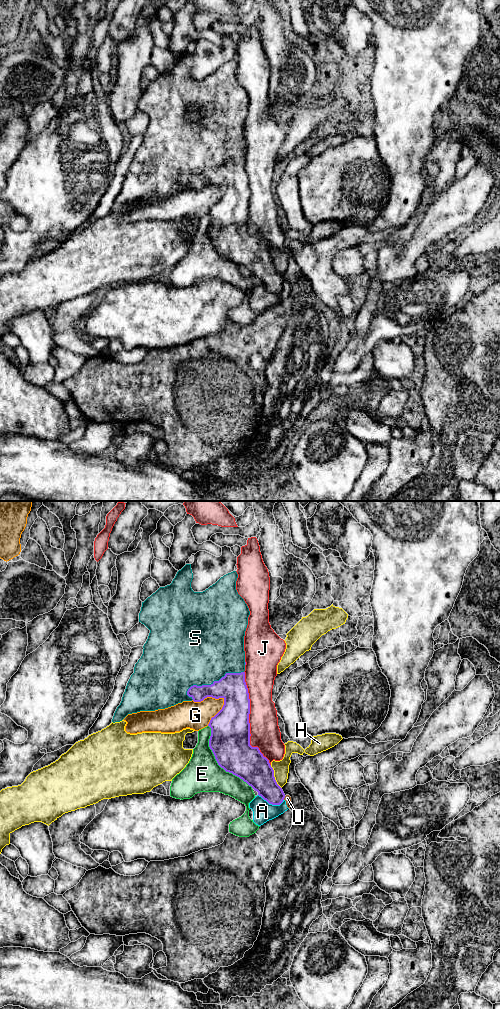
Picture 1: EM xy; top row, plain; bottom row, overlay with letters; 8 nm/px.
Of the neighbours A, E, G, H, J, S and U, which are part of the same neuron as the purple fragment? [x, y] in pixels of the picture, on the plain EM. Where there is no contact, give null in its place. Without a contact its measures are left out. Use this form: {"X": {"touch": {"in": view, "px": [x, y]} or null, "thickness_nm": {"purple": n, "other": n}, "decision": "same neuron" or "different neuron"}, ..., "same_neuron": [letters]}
{"A": {"touch": {"in": "xy", "px": [271, 291]}, "thickness_nm": {"purple": 220, "other": 160}, "decision": "different neuron"}, "E": {"touch": {"in": "xy", "px": [217, 250]}, "thickness_nm": {"purple": 320, "other": 280}, "decision": "different neuron"}, "G": {"touch": {"in": "xy", "px": [219, 199]}, "thickness_nm": {"purple": 320, "other": 220}, "decision": "different neuron"}, "H": {"touch": {"in": "xy", "px": [274, 265]}, "thickness_nm": {"purple": 280, "other": 130}, "decision": "different neuron"}, "J": {"touch": {"in": "xy", "px": [248, 208]}, "thickness_nm": {"purple": 320, "other": 240}, "decision": "different neuron"}, "S": {"touch": {"in": "xy", "px": [214, 169]}, "thickness_nm": {"purple": 220, "other": 500}, "decision": "same neuron"}, "U": {"touch": {"in": "xy", "px": [284, 285]}, "thickness_nm": {"purple": 220, "other": 50}, "decision": "different neuron"}, "same_neuron": ["S"]}

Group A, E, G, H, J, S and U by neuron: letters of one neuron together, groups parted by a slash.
A U / E / G / H / J / S

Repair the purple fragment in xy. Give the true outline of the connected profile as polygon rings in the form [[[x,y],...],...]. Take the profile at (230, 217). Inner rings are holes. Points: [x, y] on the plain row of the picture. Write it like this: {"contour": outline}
{"contour": [[[186,52],[177,60],[170,73],[160,75],[142,90],[139,110],[144,112],[150,121],[143,134],[143,142],[135,152],[134,161],[127,171],[122,189],[114,201],[112,210],[120,210],[128,202],[165,197],[183,189],[201,190],[207,185],[223,186],[222,197],[211,206],[208,212],[211,216],[209,235],[218,253],[226,260],[232,261],[246,270],[269,292],[280,293],[285,282],[275,268],[274,258],[259,236],[250,233],[250,187],[244,160],[246,153],[244,124],[250,99],[236,78],[237,66],[237,60],[233,59],[221,65],[205,79],[194,80],[191,76],[193,67],[191,52]]]}

